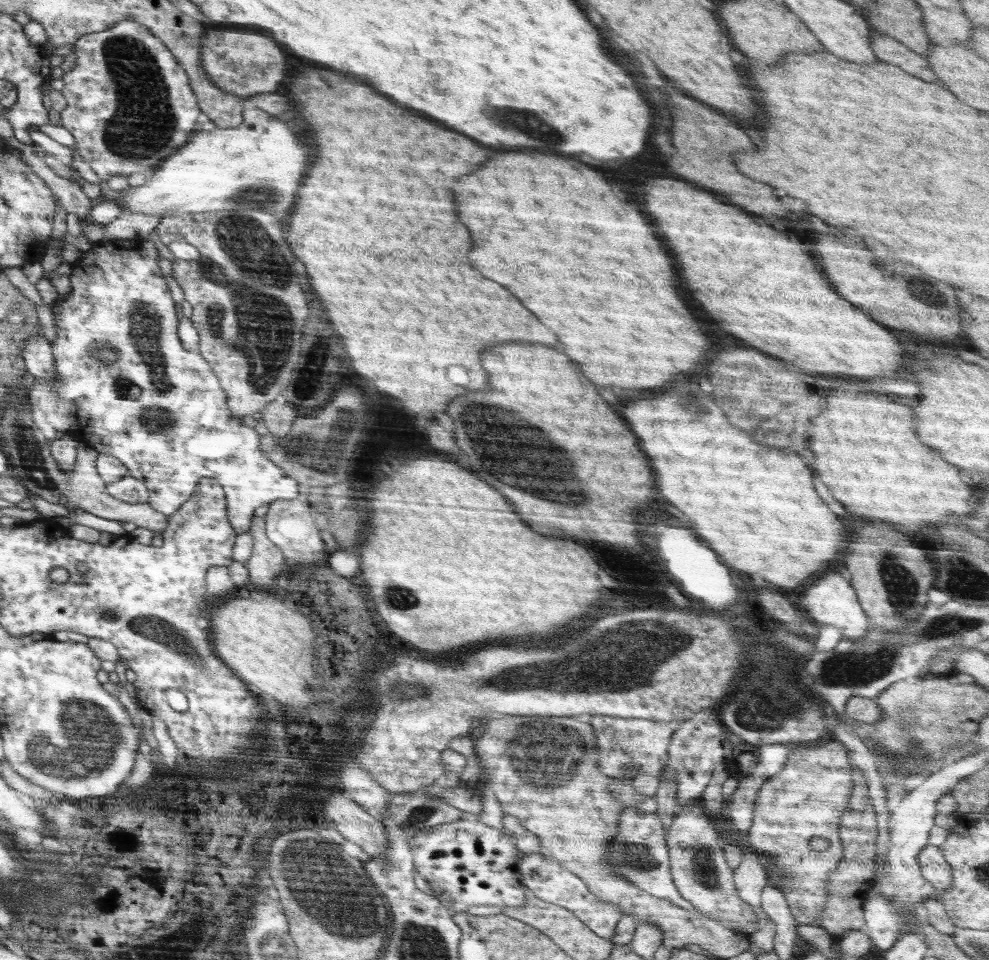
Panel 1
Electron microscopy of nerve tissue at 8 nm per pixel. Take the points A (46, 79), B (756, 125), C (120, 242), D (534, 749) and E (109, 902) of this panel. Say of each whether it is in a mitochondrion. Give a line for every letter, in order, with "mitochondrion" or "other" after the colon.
A: other
B: other
C: other
D: mitochondrion
E: other

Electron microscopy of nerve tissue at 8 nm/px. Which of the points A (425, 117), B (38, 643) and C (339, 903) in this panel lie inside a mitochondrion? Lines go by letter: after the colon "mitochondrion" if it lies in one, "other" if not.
A: other
B: other
C: mitochondrion

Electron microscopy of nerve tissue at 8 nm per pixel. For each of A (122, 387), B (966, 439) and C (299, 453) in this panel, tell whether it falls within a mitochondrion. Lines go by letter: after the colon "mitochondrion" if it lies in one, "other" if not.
A: mitochondrion
B: other
C: mitochondrion

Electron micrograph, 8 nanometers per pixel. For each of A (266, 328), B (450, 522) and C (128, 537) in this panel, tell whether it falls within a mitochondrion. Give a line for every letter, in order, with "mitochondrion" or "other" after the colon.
A: mitochondrion
B: other
C: other

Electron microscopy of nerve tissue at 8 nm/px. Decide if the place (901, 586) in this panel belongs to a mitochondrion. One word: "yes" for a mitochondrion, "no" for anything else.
yes

